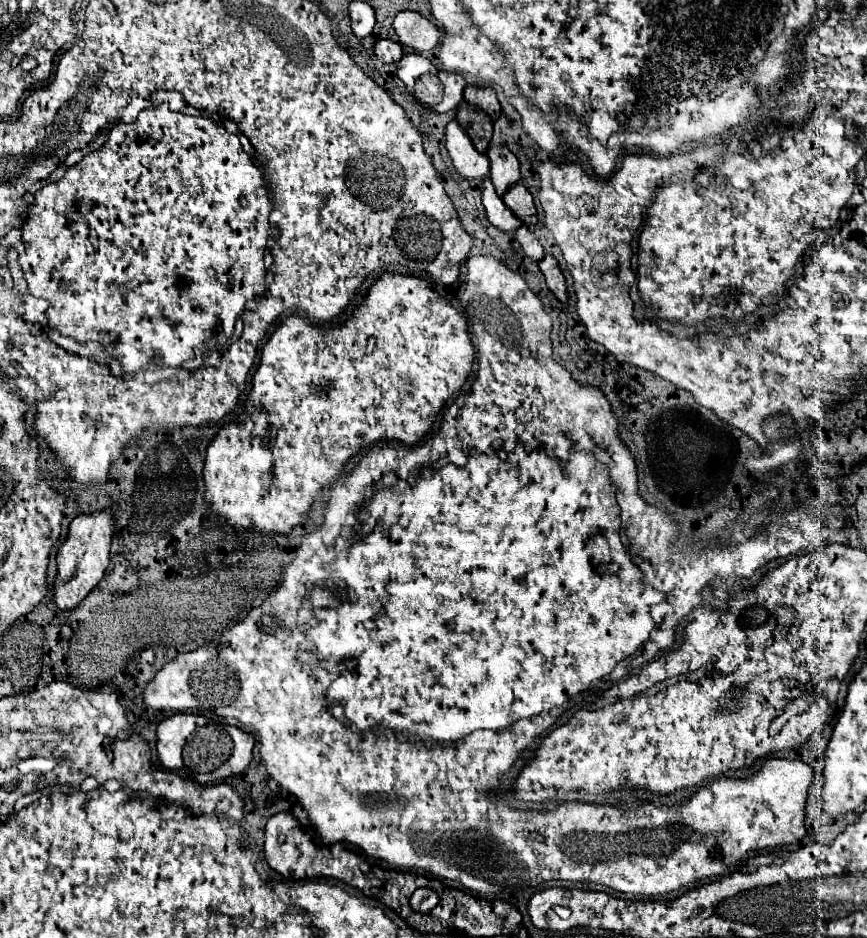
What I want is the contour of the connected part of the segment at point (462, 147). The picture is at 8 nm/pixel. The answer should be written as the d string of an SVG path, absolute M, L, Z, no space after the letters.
M452 119L446 125L446 149L450 153L450 159L456 167L456 171L464 179L474 179L474 177L486 177L490 161L484 153L476 151L468 135L460 129L458 121Z

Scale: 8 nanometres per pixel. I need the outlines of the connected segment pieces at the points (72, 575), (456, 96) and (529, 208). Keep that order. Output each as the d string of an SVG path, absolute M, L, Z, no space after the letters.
M104 509L104 513L88 513L78 515L70 523L68 539L58 549L56 561L58 561L58 577L56 577L56 591L54 591L54 603L60 609L72 609L76 607L104 577L104 571L110 563L110 545L112 545L112 513Z
M438 71L438 77L440 77L440 81L444 83L444 99L442 99L440 105L434 107L434 111L444 113L444 111L454 109L454 107L462 101L462 91L464 91L464 87L466 87L466 81L464 81L464 77L458 75L458 73Z
M516 183L508 189L508 193L504 193L502 201L512 209L512 213L530 229L534 231L536 225L536 207L534 207L534 199L530 195L530 191L522 185Z

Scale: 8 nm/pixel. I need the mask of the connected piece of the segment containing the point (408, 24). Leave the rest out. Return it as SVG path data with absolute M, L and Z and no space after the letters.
M400 11L394 19L394 29L400 43L418 53L434 49L440 41L440 29L416 11Z

